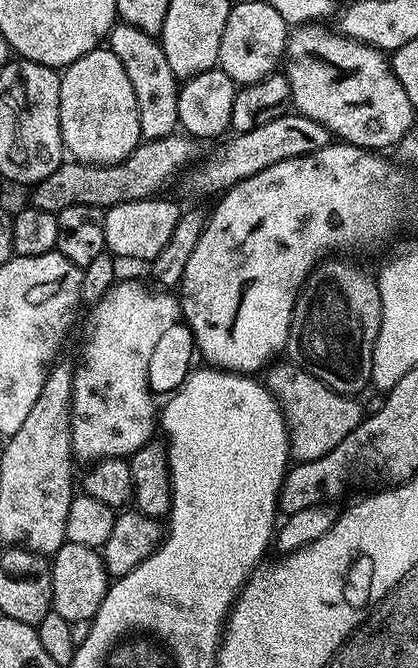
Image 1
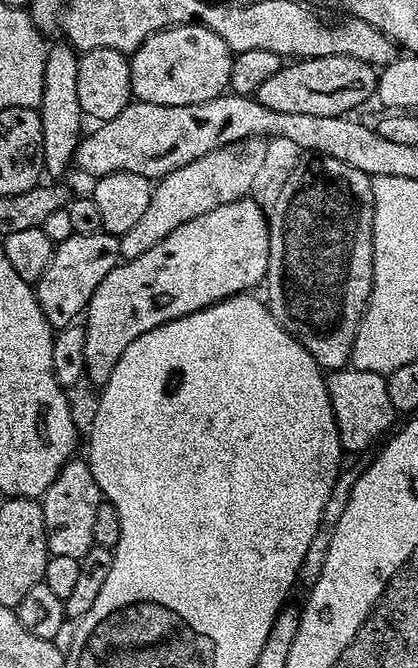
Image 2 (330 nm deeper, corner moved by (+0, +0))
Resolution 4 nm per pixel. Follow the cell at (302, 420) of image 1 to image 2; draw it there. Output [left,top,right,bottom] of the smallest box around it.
[327,366,398,453]

